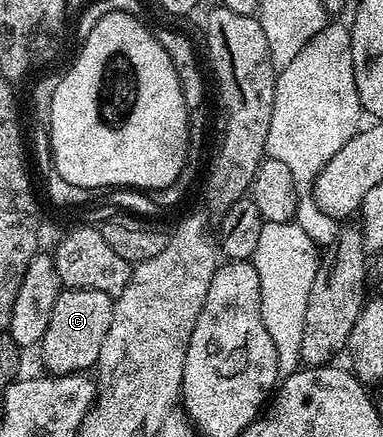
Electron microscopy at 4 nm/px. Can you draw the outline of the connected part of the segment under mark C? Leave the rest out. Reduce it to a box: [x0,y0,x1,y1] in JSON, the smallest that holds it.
[38,289,113,377]

